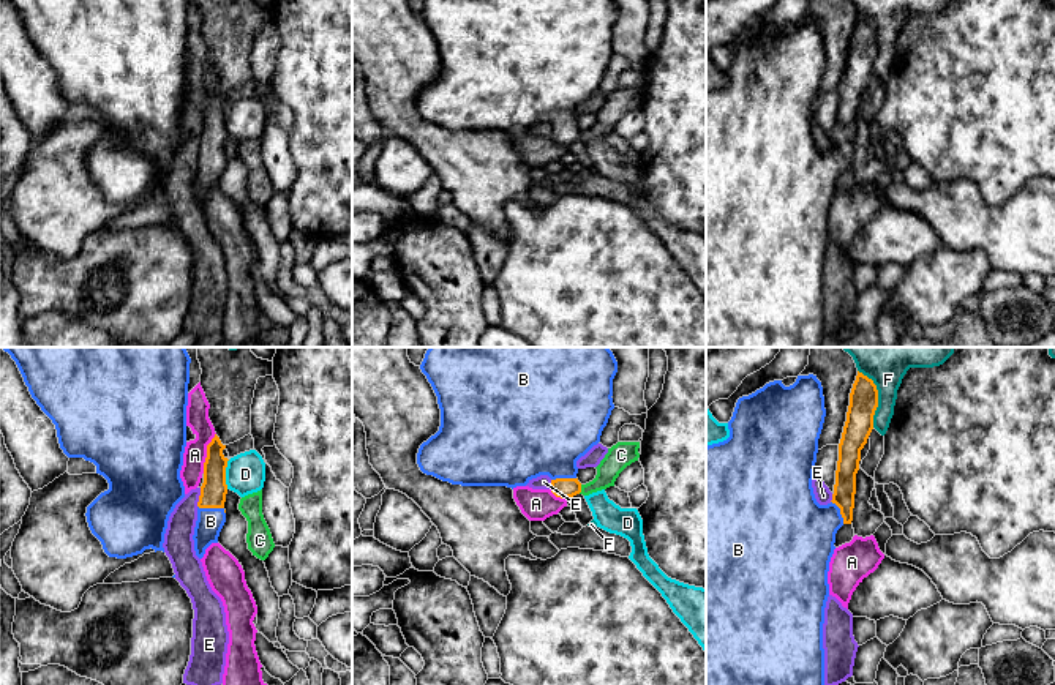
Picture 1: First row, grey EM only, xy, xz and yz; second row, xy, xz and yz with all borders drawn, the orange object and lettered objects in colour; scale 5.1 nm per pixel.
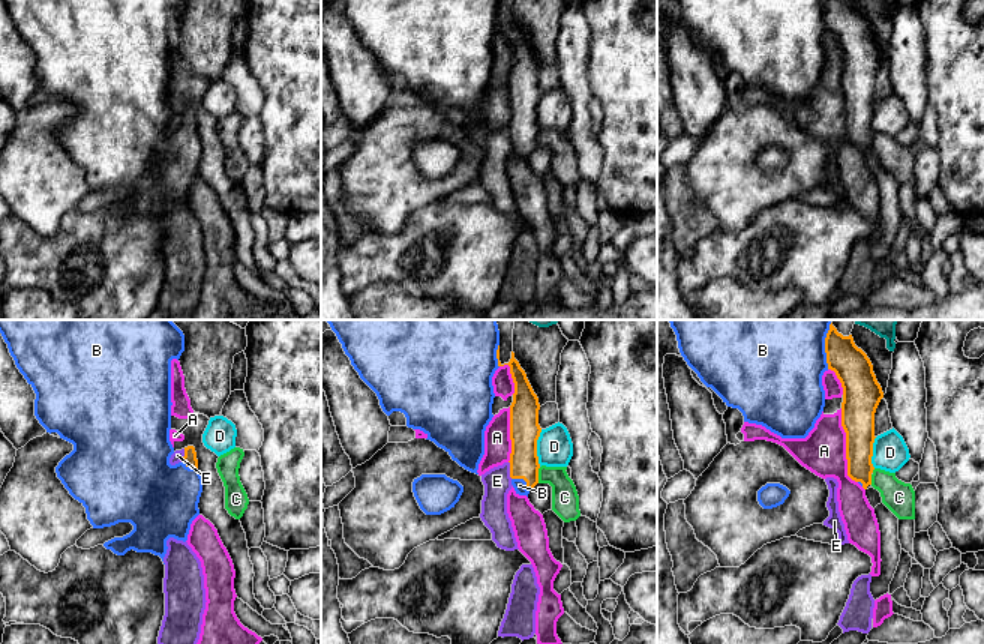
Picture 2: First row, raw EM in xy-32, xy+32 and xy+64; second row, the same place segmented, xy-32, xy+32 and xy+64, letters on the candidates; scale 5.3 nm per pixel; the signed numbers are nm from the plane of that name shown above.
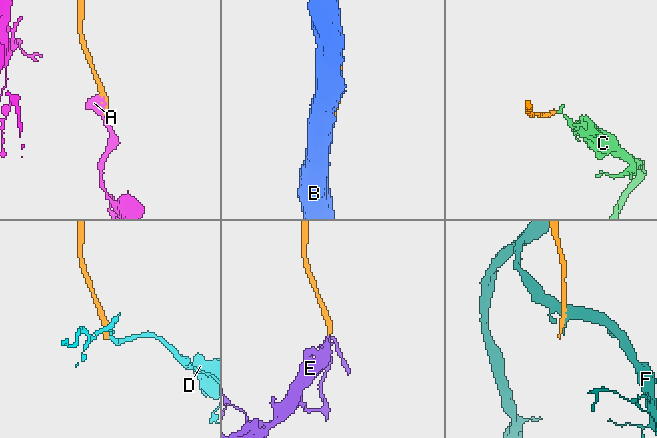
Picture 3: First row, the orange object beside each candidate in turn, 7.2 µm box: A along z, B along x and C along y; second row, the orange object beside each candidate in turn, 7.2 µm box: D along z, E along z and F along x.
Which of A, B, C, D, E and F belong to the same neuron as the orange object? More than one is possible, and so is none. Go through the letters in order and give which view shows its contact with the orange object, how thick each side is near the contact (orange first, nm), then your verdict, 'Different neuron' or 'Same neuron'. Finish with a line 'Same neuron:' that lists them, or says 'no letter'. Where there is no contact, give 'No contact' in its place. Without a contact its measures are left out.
A: Touches orange in xy. Thickness 140 nm (orange) against 120 nm. Different neuron
B: Touches orange in xy. Thickness 140 nm (orange) against 140 nm. Same neuron
C: Touches orange in xz. Thickness 110 nm (orange) against 120 nm. Different neuron
D: Touches orange in xy. Thickness 140 nm (orange) against 200 nm. Different neuron
E: Touches orange in xy. Thickness 140 nm (orange) against 150 nm. Different neuron
F: Touches orange in yz. Thickness 140 nm (orange) against 180 nm. Different neuron
Same neuron: B

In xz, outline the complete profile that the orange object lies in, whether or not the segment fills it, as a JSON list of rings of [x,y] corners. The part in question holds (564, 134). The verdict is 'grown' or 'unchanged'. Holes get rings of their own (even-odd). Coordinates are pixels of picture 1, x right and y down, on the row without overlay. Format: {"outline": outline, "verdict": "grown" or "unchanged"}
{"outline": [[[425,0],[420,11],[422,19],[431,30],[441,55],[439,77],[423,88],[417,99],[417,110],[426,122],[461,133],[526,133],[532,125],[548,122],[551,139],[556,144],[569,145],[581,139],[576,125],[576,107],[600,88],[603,74],[608,69],[613,51],[613,25],[618,19],[618,8],[613,0]]], "verdict": "grown"}

